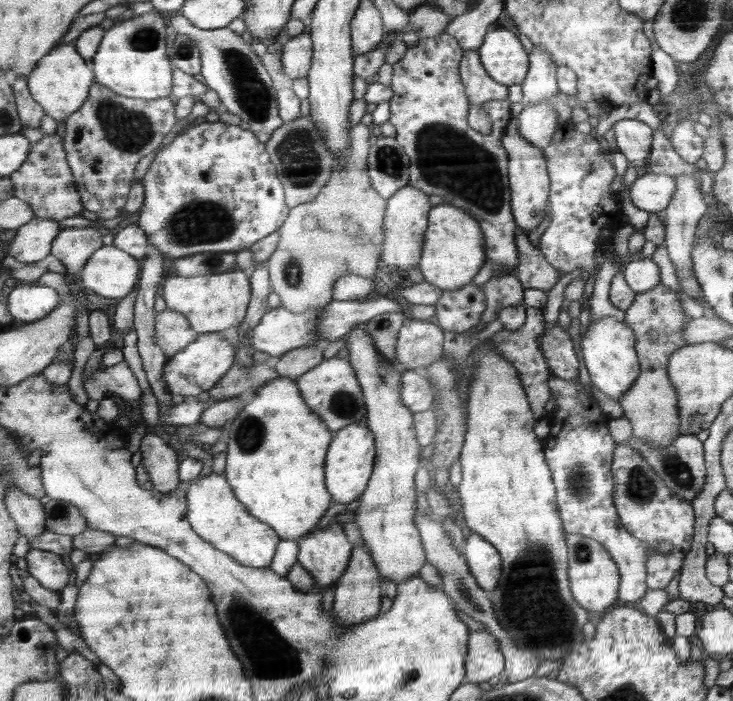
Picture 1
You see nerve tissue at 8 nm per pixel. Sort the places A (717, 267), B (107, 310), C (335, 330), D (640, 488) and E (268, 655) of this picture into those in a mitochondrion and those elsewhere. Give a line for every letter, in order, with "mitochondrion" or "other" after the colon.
A: mitochondrion
B: other
C: other
D: mitochondrion
E: mitochondrion

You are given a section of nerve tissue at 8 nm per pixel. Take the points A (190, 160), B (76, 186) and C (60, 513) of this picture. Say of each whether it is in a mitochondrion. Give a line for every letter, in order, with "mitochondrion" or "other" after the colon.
A: other
B: other
C: mitochondrion

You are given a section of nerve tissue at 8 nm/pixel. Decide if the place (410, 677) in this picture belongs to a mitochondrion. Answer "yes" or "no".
yes

